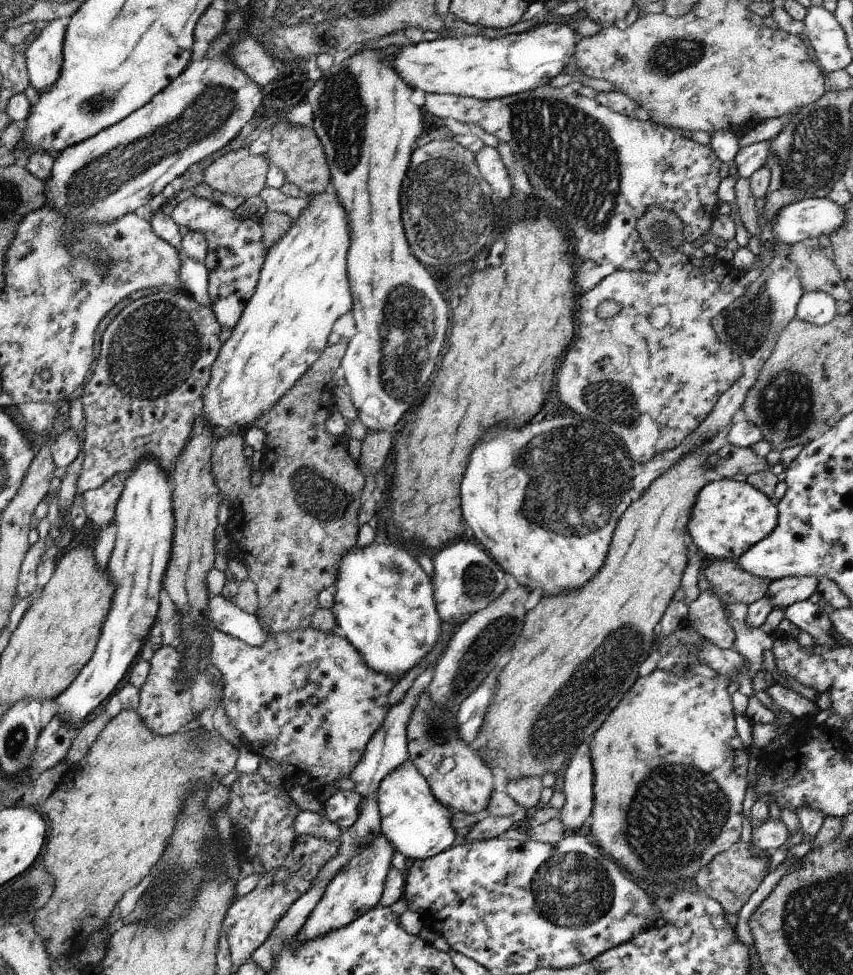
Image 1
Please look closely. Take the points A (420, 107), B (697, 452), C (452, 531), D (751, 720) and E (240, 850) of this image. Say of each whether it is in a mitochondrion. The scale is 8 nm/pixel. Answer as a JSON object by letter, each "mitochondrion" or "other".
{"A":"other","B":"other","C":"other","D":"other","E":"other"}

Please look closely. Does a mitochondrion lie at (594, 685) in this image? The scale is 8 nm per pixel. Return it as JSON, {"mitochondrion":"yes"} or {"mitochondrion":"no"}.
{"mitochondrion":"yes"}

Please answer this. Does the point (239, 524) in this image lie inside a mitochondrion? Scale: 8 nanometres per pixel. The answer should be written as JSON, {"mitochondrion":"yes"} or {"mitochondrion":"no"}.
{"mitochondrion":"no"}

